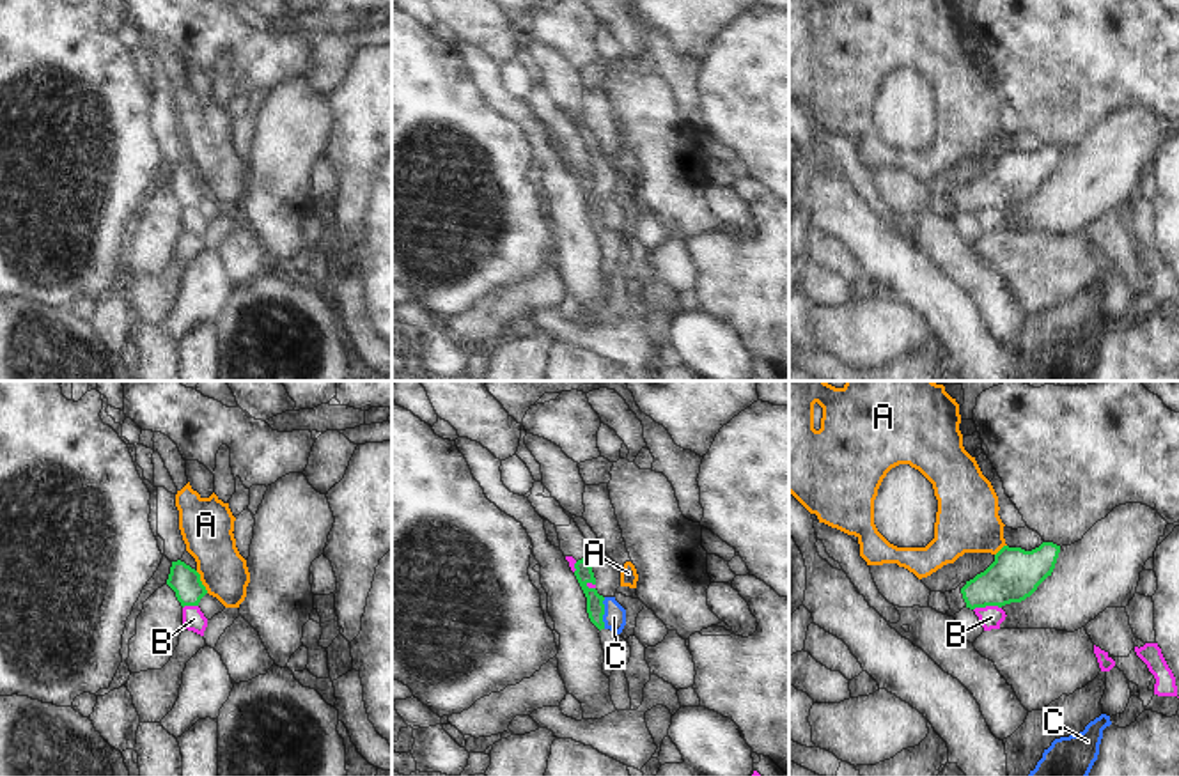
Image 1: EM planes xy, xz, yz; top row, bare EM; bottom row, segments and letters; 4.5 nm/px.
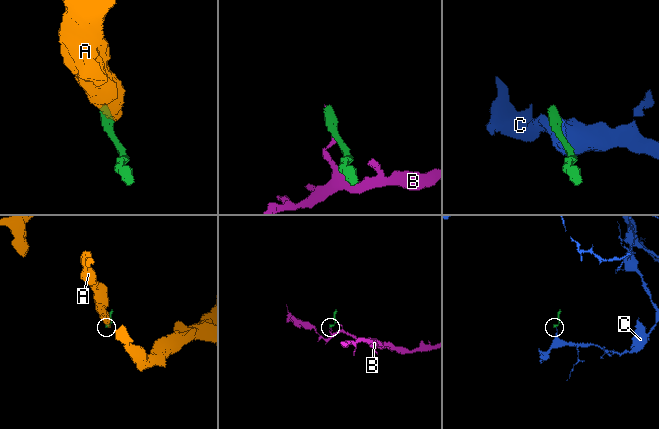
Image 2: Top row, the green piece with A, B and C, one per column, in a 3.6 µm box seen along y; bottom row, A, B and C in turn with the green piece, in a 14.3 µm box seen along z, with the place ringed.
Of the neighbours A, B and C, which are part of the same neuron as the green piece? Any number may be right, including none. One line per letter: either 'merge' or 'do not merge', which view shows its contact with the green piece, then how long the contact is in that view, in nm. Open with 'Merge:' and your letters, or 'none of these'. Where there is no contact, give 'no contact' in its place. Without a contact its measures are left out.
Merge: none of these
A: do not merge; contact in xy; length 120 nm
B: do not merge; contact in yz; length 130 nm
C: do not merge; contact in xz; length 140 nm

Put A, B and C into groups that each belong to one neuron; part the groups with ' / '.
A / B / C

